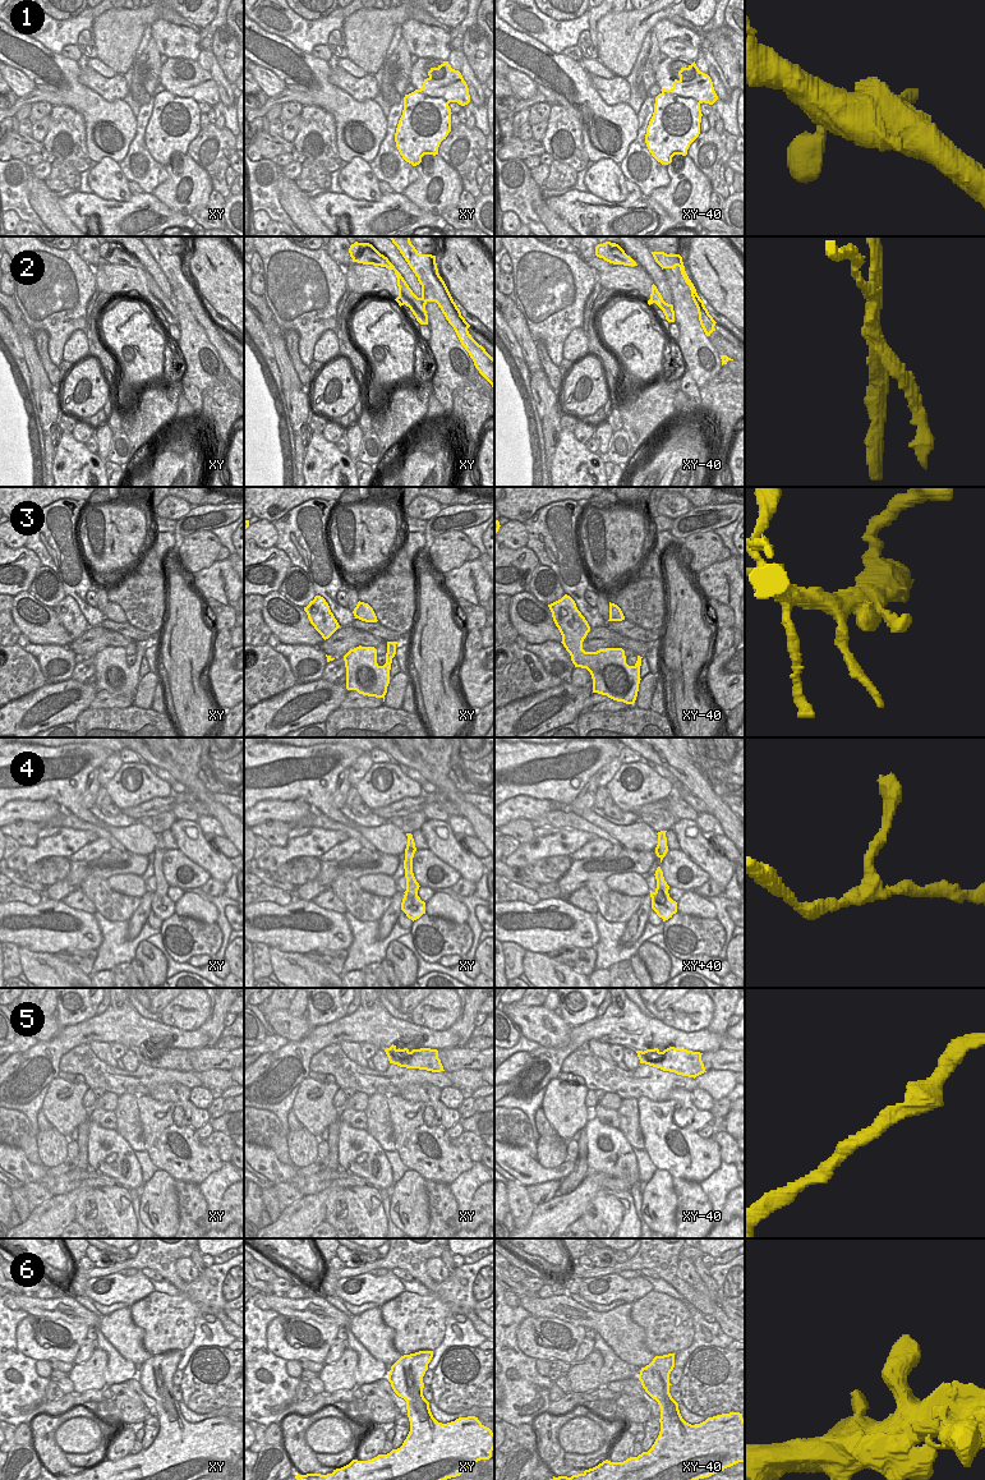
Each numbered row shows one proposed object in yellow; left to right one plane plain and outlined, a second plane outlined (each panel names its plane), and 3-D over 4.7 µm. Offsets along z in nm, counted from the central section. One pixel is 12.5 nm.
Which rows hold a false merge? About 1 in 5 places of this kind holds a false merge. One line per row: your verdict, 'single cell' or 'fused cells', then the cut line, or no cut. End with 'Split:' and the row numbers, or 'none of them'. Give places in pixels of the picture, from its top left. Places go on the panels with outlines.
1: single cell; cut none
2: fused cells; cut xy (422, 292), (426, 303)
3: single cell; cut none
4: single cell; cut none
5: single cell; cut none
6: single cell; cut none
Split: 2

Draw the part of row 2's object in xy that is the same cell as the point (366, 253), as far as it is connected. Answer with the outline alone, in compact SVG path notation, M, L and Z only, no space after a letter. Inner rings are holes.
M358 242L350 245L349 253L353 258L353 262L381 266L393 270L397 277L399 286L399 297L395 300L399 303L400 307L404 304L409 307L420 325L428 325L424 293L422 293L422 297L418 298L387 257L381 254L372 244Z

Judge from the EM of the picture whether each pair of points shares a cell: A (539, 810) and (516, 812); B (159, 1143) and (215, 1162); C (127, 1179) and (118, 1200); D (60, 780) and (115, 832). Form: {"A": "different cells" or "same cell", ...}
{"A": "same cell", "B": "same cell", "C": "different cells", "D": "same cell"}

